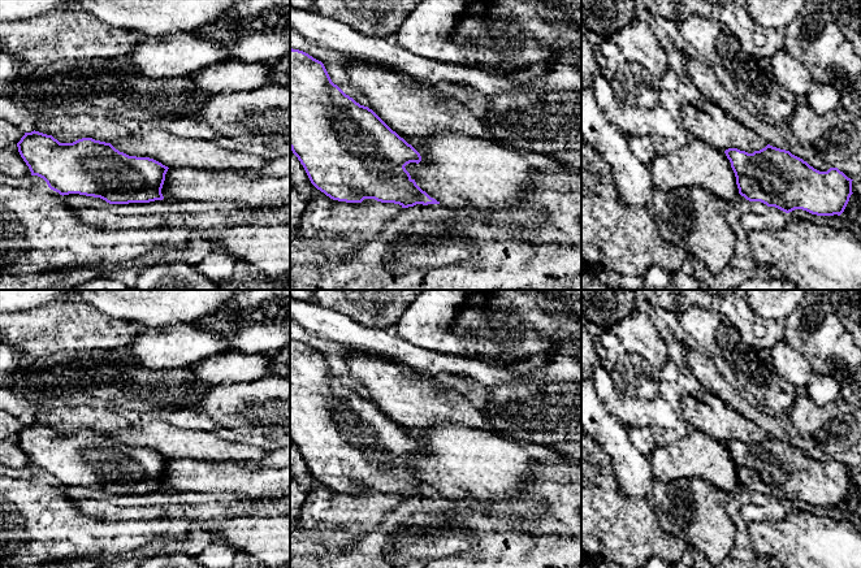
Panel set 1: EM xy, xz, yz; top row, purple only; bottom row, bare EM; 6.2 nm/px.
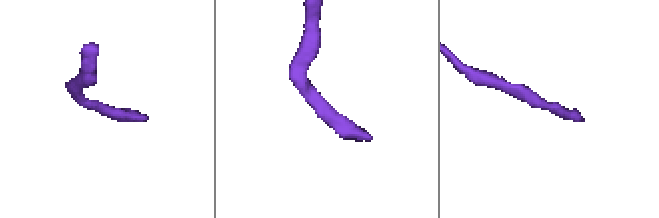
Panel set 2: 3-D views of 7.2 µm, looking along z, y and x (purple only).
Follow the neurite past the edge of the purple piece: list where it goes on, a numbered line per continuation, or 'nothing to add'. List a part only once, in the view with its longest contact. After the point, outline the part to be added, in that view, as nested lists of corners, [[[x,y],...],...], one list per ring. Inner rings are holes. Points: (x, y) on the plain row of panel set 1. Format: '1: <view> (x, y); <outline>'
nothing to add

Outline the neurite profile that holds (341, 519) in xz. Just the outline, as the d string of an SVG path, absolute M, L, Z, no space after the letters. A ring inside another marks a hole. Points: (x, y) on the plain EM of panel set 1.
M325 486L307 495L299 524L306 532L319 533L323 552L342 552L376 530L401 502L402 497L394 494L346 494Z

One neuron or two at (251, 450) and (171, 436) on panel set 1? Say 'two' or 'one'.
one

